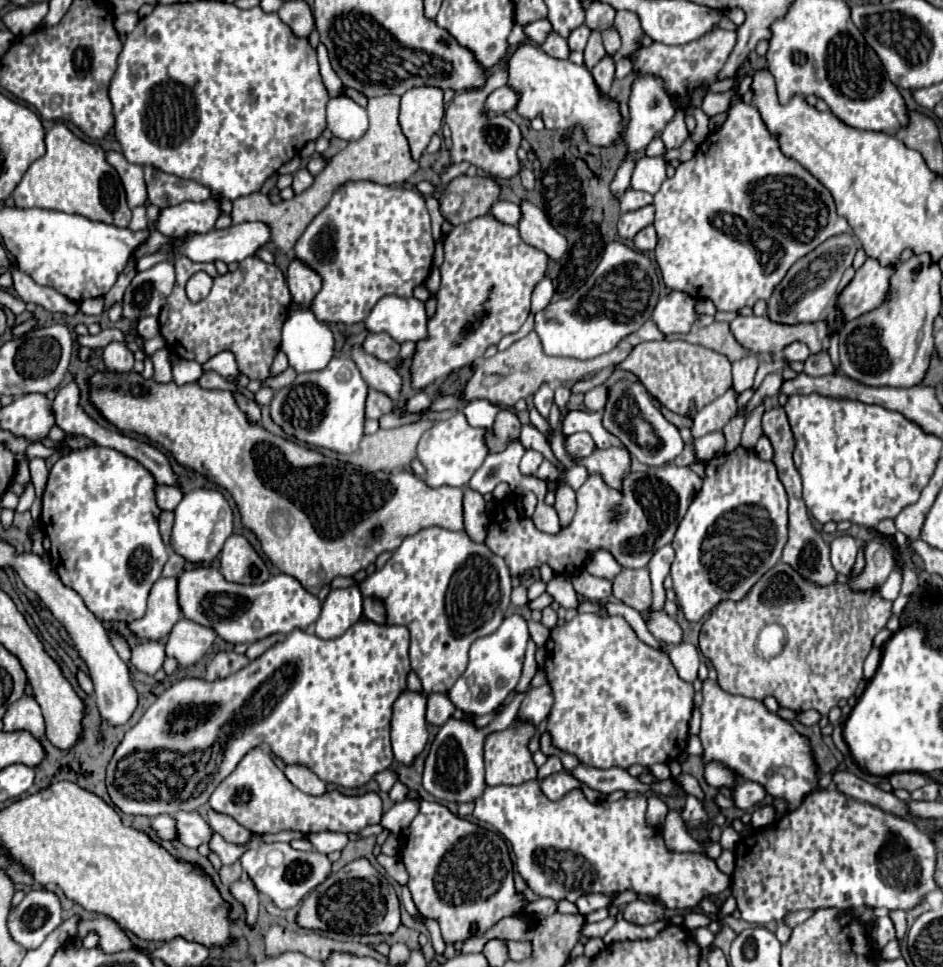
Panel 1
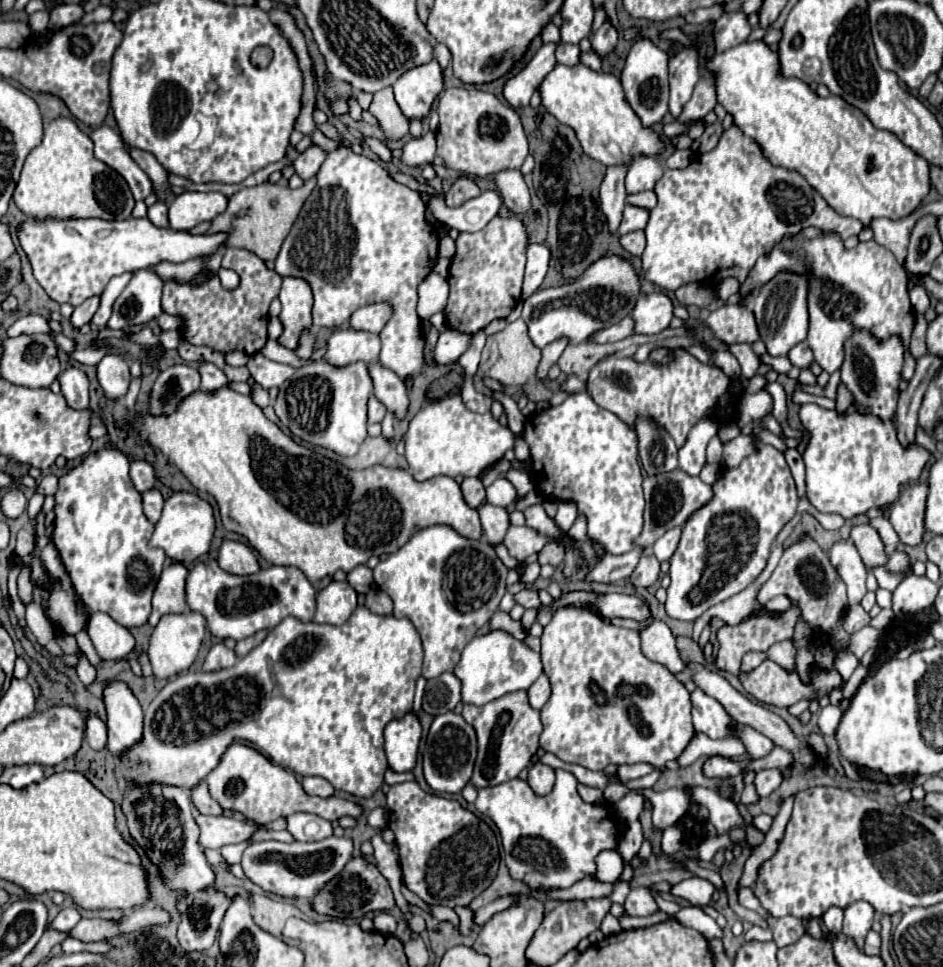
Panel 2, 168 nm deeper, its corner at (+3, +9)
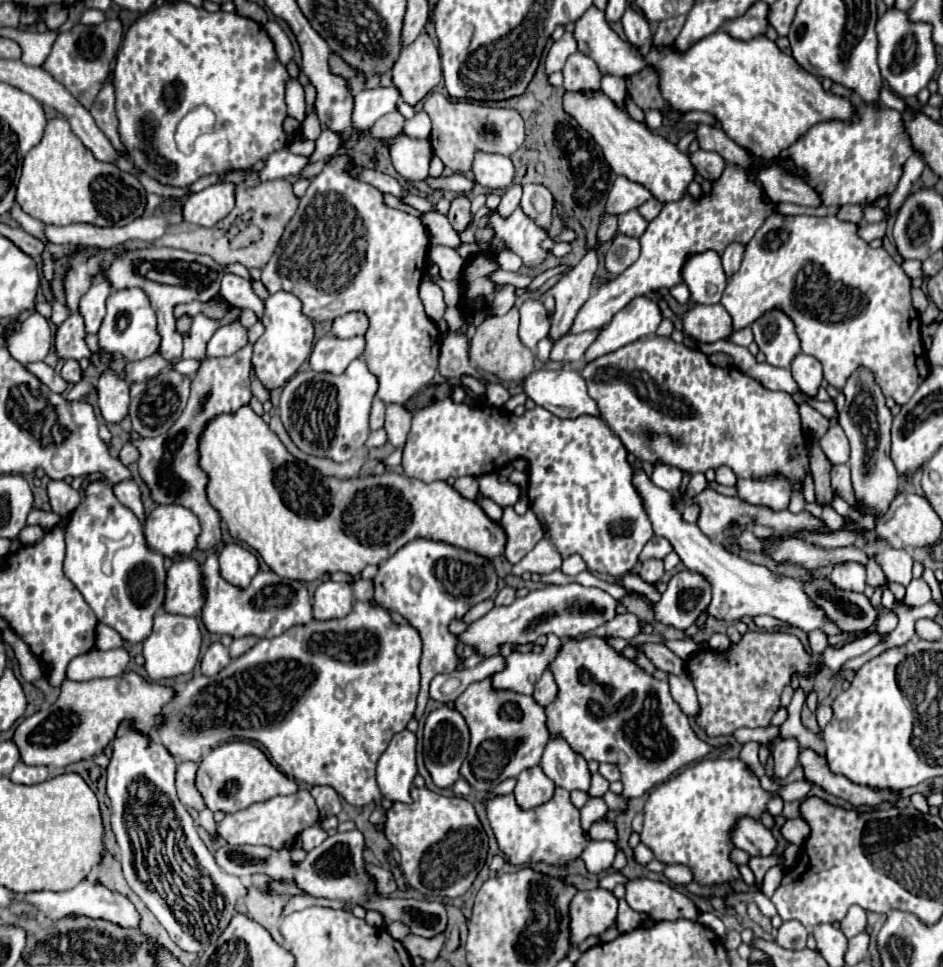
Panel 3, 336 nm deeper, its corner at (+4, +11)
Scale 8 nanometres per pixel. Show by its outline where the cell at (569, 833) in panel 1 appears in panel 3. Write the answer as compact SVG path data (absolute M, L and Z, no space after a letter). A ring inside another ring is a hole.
M560 787L548 803L534 807L530 811L522 811L516 805L514 795L504 795L488 801L486 811L500 851L514 865L536 861L546 861L552 865L568 863L574 857L578 857L588 843L588 837L582 833L580 827L580 811L570 803L570 793Z

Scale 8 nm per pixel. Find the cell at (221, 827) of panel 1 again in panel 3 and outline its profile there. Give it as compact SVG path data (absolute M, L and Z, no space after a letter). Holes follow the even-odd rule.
M180 761L178 769L176 769L176 791L178 791L178 799L182 801L182 805L192 807L196 811L202 811L206 805L202 801L202 795L198 793L196 785L194 785L194 775L196 775L198 765L194 761Z

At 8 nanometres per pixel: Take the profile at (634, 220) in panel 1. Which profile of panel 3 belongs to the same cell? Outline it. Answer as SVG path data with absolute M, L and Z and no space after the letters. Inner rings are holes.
M636 209L618 217L618 231L628 237L640 237L646 231L646 225L648 221Z

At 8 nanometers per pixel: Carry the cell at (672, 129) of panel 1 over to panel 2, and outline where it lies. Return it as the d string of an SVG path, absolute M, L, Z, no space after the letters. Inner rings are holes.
M683 49L669 61L669 83L671 83L671 97L669 97L669 113L673 119L679 119L687 99L691 99L693 87L699 81L699 65L697 65L697 51Z

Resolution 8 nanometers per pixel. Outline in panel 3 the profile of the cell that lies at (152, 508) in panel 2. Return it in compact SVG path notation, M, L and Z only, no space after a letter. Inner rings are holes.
M130 479L130 481L120 481L116 483L114 487L114 495L118 497L118 501L122 505L126 505L128 509L134 511L134 515L144 521L144 507L142 507L142 501L140 501L140 491L136 487L136 483Z

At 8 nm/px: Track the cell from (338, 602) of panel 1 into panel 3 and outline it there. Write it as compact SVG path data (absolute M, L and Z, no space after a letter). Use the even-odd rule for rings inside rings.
M334 581L320 583L312 601L314 619L326 621L336 617L346 617L352 609L352 603L354 597L352 597L352 587L348 583L334 583Z

